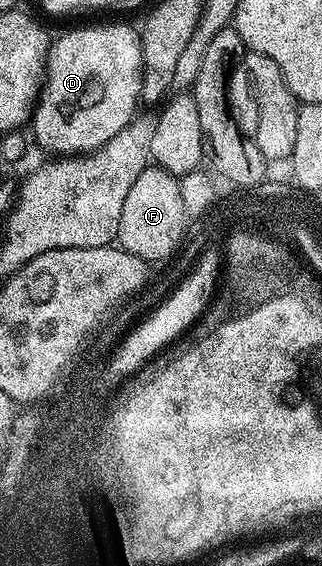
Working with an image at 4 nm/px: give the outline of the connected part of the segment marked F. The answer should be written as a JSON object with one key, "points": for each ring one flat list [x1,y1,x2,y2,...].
{"points":[[149,167,134,179,134,187,126,195,126,203,122,203,122,219,118,219,116,241,119,248,126,250,130,255,143,254,144,257,165,258,165,254,173,254,181,244,177,230,186,229,186,210,180,198,180,181,159,167]]}

